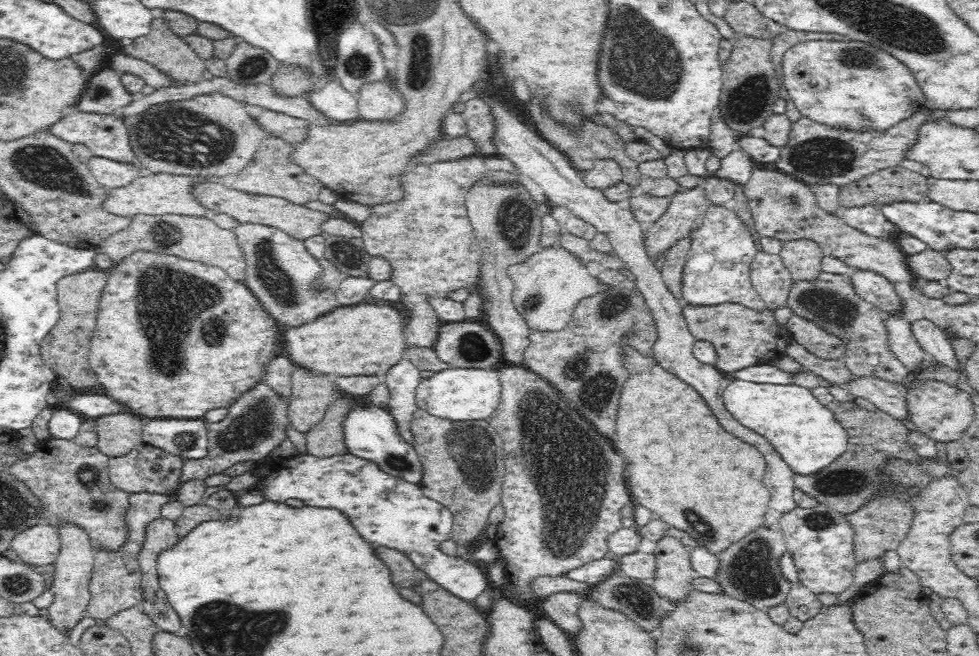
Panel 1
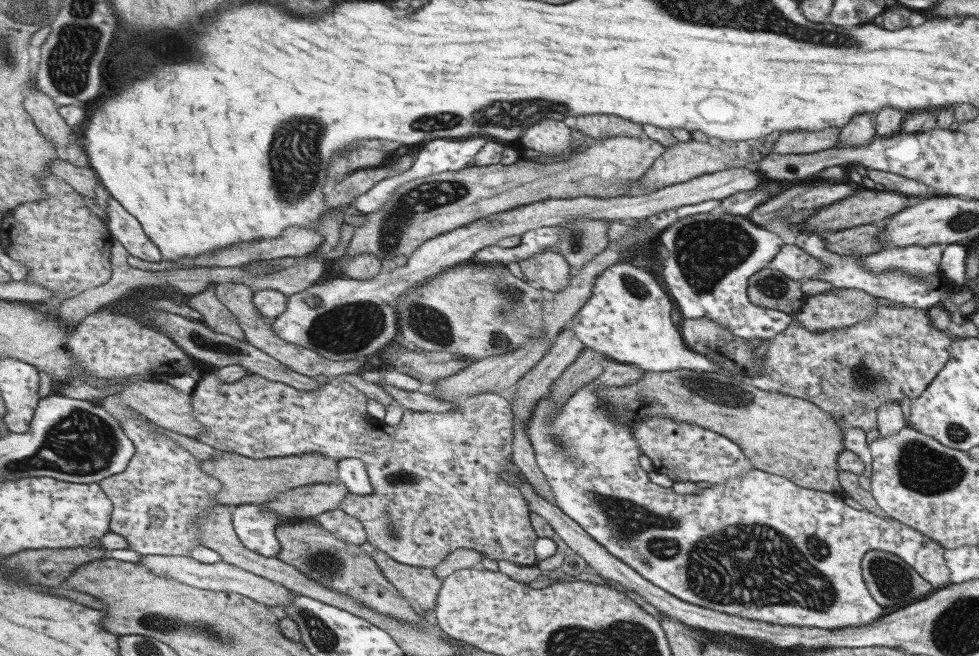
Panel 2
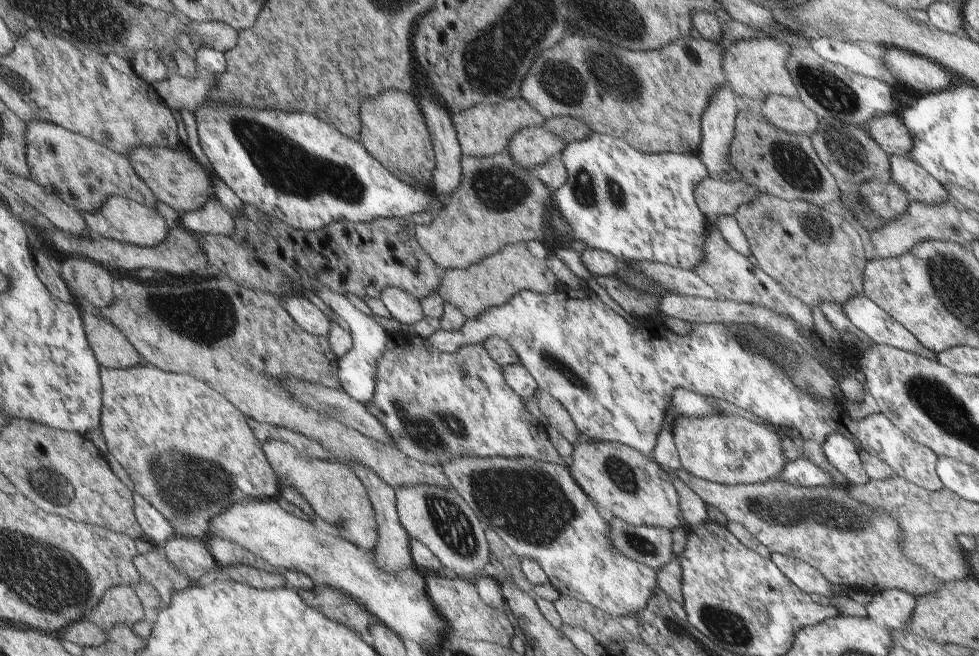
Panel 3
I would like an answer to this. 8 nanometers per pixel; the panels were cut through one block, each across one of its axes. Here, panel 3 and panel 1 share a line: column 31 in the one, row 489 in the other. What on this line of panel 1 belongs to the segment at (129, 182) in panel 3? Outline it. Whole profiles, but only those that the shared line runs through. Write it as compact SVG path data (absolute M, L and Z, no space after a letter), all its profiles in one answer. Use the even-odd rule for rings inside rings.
M138 446L136 450L130 450L124 456L108 458L108 478L112 484L116 484L120 490L126 492L172 492L178 490L178 476L180 468L186 460L174 454L168 454L166 450L160 450L156 446Z

